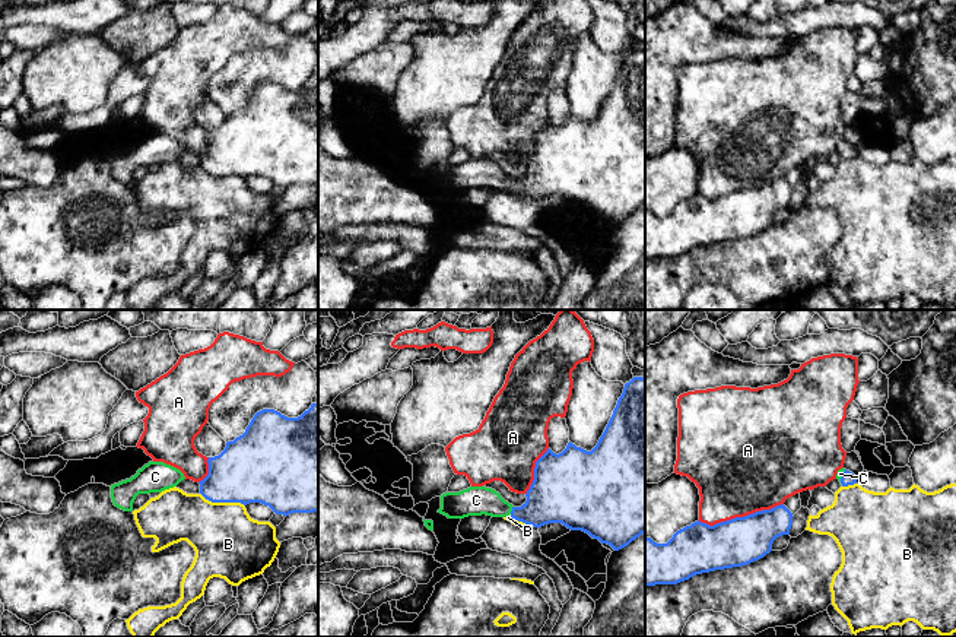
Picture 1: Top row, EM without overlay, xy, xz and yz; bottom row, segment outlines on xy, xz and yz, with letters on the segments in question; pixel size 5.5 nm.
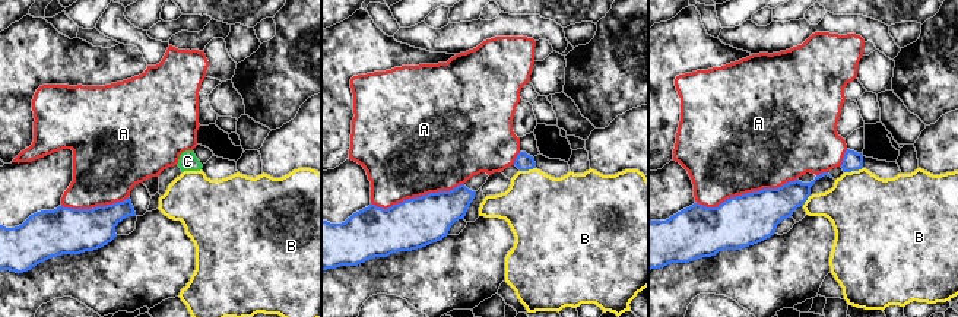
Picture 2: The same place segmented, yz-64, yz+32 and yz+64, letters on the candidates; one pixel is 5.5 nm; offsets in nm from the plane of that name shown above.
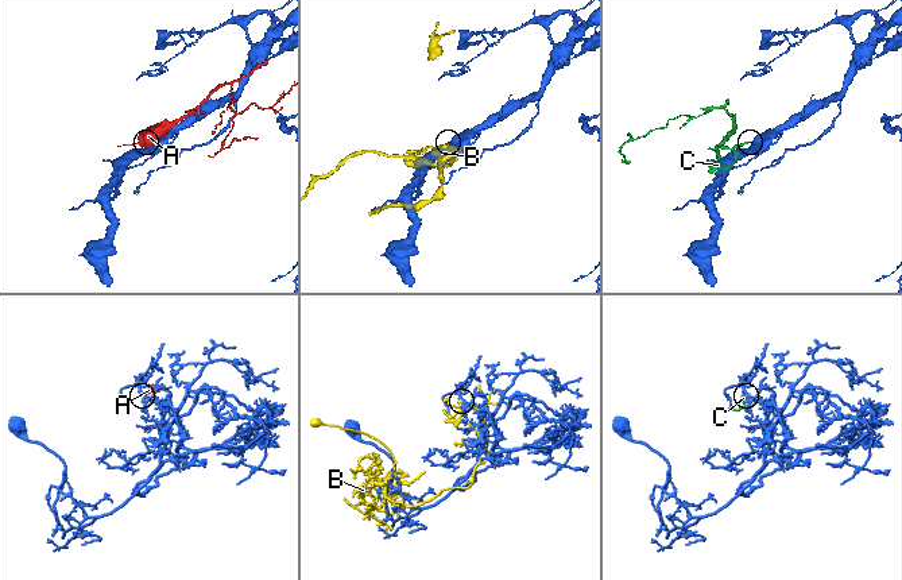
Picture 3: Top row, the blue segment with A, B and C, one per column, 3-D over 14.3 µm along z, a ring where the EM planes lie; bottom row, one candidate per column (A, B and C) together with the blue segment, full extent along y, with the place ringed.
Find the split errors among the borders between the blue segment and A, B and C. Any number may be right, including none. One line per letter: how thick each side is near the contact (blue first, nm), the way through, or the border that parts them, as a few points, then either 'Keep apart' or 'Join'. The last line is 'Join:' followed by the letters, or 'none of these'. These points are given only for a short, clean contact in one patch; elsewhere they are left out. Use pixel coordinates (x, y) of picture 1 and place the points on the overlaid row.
A: Thickness 260 nm (blue) against 480 nm. Keep apart
B: Thickness 380 nm (blue) against 380 nm. Keep apart
C: Thickness 300 nm (blue) against 160 nm. Path across: xz (555, 496), (537, 512), (513, 510), (476, 500). Join
Join: C

